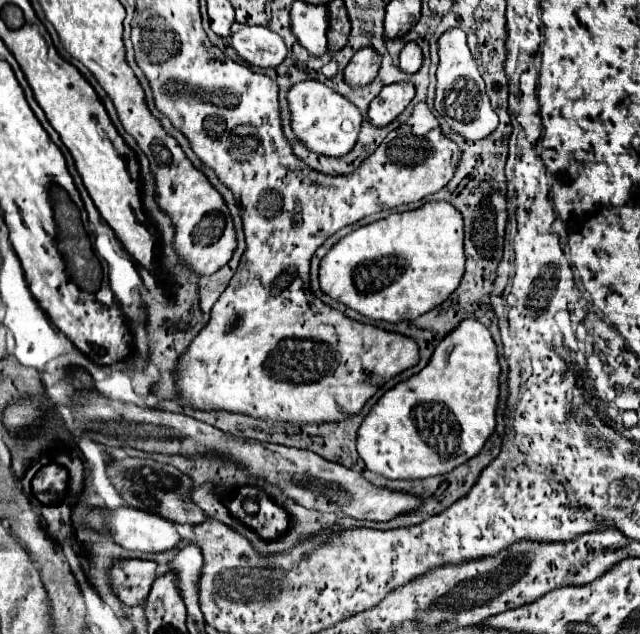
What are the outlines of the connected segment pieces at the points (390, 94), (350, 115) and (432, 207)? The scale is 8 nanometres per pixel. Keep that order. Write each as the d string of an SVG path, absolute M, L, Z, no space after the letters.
M410 82L384 86L382 92L370 102L368 108L370 124L388 126L404 112L404 108L412 102L412 98L414 98L414 86Z
M316 80L298 82L288 90L288 106L290 106L292 132L310 152L324 156L344 156L356 144L362 116L352 102L348 102L332 88Z
M426 202L416 210L392 214L384 220L378 220L374 224L350 232L338 244L334 244L332 250L320 260L318 270L320 290L326 296L342 302L344 306L356 310L358 314L370 320L382 320L390 324L402 320L416 320L424 312L442 304L442 300L446 300L458 288L462 274L464 274L462 214L446 202Z

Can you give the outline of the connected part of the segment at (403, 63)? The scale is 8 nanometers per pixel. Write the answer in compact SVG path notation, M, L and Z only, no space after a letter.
M408 42L400 52L400 68L406 74L416 74L422 64L422 52L416 42Z

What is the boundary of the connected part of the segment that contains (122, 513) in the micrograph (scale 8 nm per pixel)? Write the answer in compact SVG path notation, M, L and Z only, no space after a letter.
M122 506L114 514L108 514L108 516L102 516L98 512L92 512L92 514L86 516L86 524L90 528L96 528L96 530L110 528L112 530L112 536L114 536L114 542L118 542L126 550L144 552L144 554L168 552L168 550L176 548L180 544L180 540L182 540L174 522L170 522L170 520L166 520L162 516L156 516L152 512L138 510L138 508L130 508L130 506Z

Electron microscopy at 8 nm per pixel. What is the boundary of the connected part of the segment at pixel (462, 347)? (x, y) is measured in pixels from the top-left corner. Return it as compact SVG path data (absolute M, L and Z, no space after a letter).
M466 318L448 332L418 374L376 402L358 430L358 454L370 472L390 480L416 480L454 470L474 458L496 428L498 354L486 326Z

